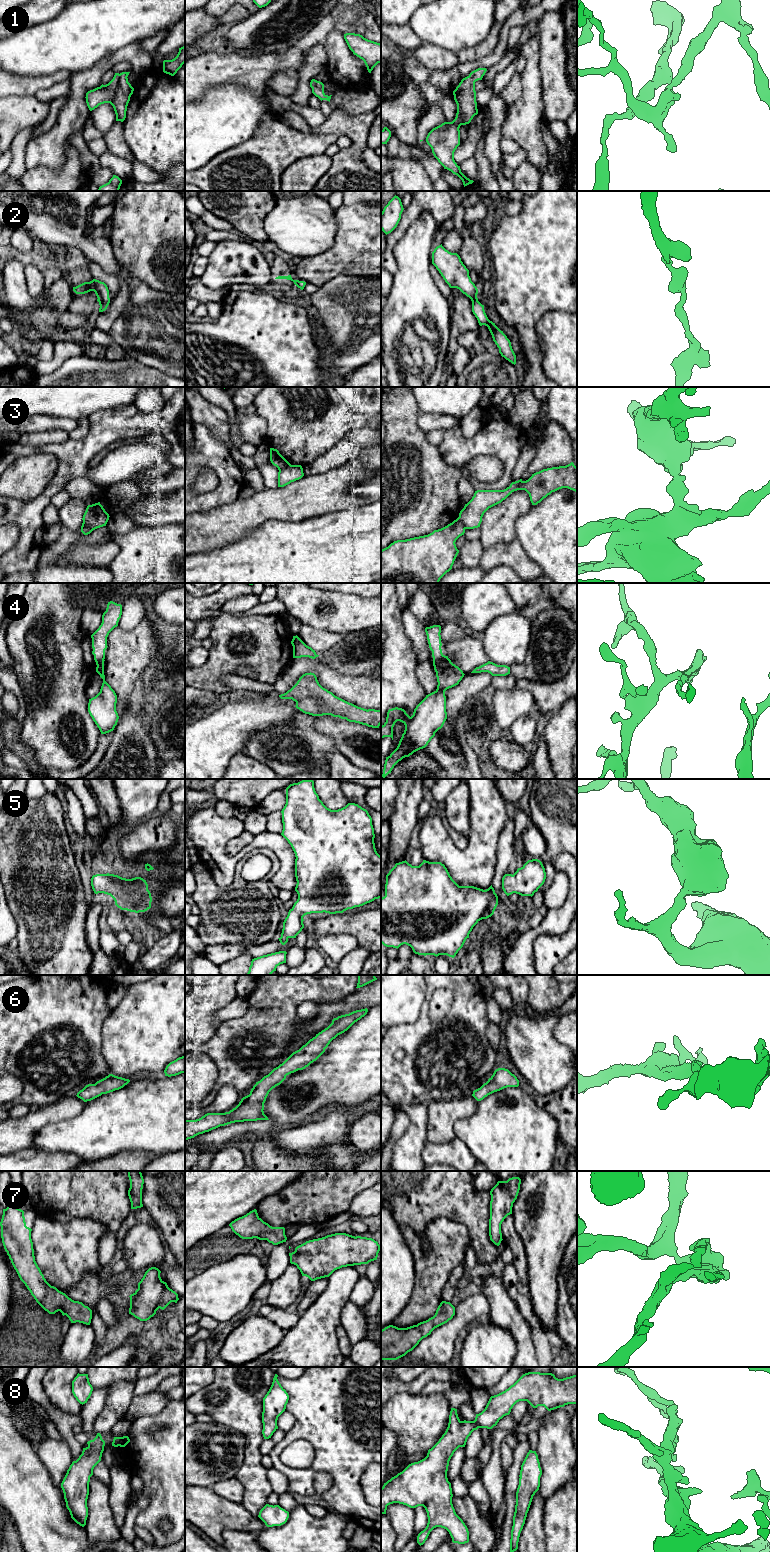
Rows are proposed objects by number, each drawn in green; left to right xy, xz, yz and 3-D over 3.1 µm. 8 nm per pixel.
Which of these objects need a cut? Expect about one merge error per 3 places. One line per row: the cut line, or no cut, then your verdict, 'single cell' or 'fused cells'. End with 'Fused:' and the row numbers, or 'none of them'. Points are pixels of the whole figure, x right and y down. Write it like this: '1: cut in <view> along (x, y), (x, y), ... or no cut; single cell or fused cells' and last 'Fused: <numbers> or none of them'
1: no cut; single cell
2: no cut; single cell
3: cut in xz along (290, 464), (279, 470); fused cells
4: cut in yz along (448, 658), (433, 665); fused cells
5: no cut; single cell
6: no cut; single cell
7: no cut; single cell
8: no cut; single cell
Fused: 3, 4

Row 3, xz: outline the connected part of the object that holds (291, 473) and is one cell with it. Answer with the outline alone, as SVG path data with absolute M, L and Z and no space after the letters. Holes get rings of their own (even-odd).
M290 465L278 472L278 487L284 487L304 476L301 465Z

